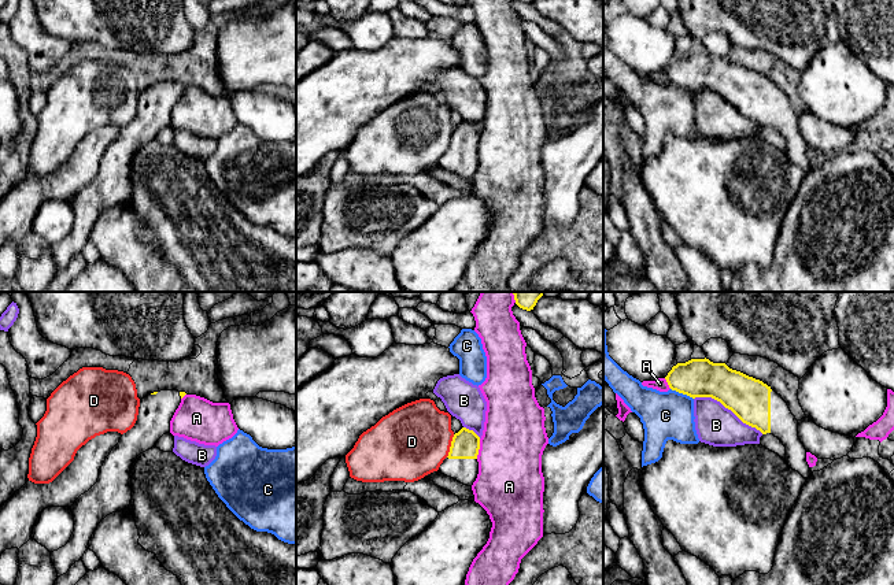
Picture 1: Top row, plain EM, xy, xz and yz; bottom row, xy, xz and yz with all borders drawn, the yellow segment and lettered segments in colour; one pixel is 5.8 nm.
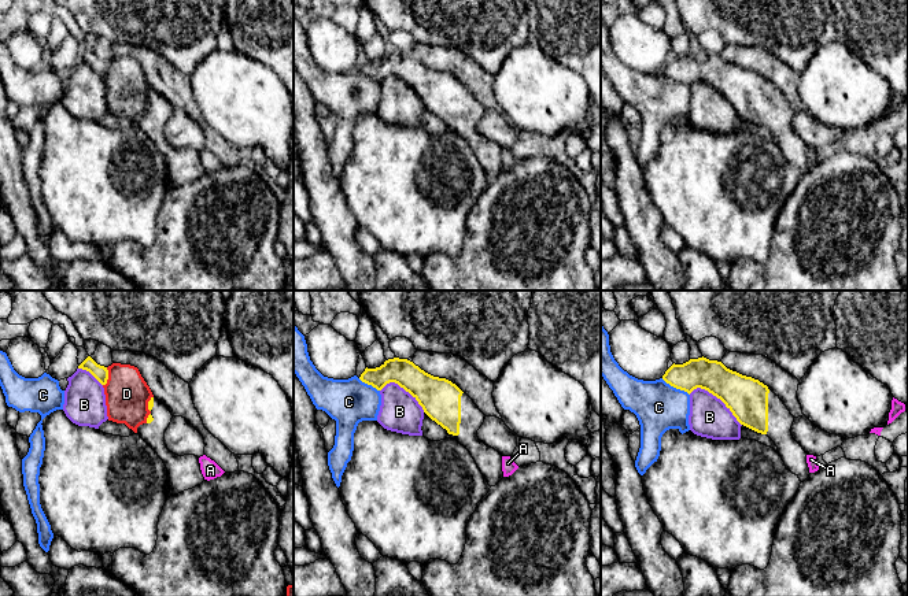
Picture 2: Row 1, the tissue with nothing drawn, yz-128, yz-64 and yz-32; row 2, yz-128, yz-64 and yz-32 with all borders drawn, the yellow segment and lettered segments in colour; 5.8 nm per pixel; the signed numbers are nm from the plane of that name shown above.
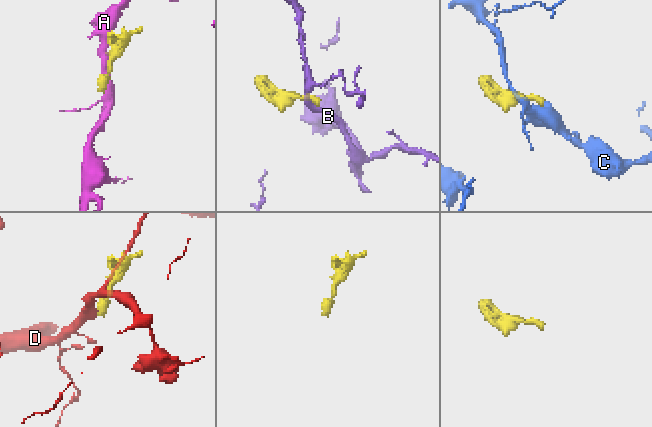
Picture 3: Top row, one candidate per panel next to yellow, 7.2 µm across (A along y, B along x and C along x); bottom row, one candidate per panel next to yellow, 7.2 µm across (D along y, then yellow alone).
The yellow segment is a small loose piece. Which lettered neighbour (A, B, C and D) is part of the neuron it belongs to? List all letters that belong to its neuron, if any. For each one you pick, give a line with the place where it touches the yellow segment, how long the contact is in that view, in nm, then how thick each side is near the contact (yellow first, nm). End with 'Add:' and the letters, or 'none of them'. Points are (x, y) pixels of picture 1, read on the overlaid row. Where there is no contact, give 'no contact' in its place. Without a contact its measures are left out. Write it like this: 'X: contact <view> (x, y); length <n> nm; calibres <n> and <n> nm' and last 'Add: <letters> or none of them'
Add: none of them

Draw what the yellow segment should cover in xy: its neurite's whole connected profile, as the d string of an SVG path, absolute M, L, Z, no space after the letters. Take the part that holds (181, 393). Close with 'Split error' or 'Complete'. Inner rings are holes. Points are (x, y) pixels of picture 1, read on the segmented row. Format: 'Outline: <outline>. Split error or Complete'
Outline: M160 390L140 400L134 426L122 434L106 458L97 482L70 507L74 532L69 543L51 552L58 577L82 559L97 525L110 514L125 510L132 501L130 470L137 456L170 432L170 421L185 392Z. Split error

